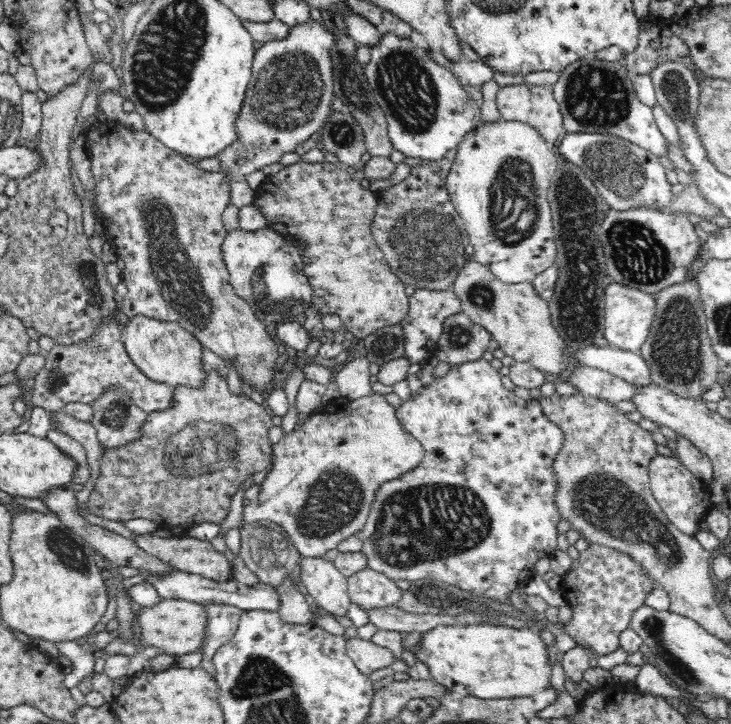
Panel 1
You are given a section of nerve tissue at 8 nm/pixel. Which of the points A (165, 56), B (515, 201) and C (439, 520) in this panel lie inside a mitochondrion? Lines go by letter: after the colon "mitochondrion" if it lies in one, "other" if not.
A: mitochondrion
B: mitochondrion
C: mitochondrion

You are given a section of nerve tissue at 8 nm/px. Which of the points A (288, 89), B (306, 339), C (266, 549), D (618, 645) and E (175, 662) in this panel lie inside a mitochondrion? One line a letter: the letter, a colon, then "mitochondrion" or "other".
A: mitochondrion
B: other
C: mitochondrion
D: other
E: other

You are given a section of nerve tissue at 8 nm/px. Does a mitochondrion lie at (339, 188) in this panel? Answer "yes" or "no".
no

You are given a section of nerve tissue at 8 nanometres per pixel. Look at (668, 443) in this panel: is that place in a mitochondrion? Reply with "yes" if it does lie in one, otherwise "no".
no

